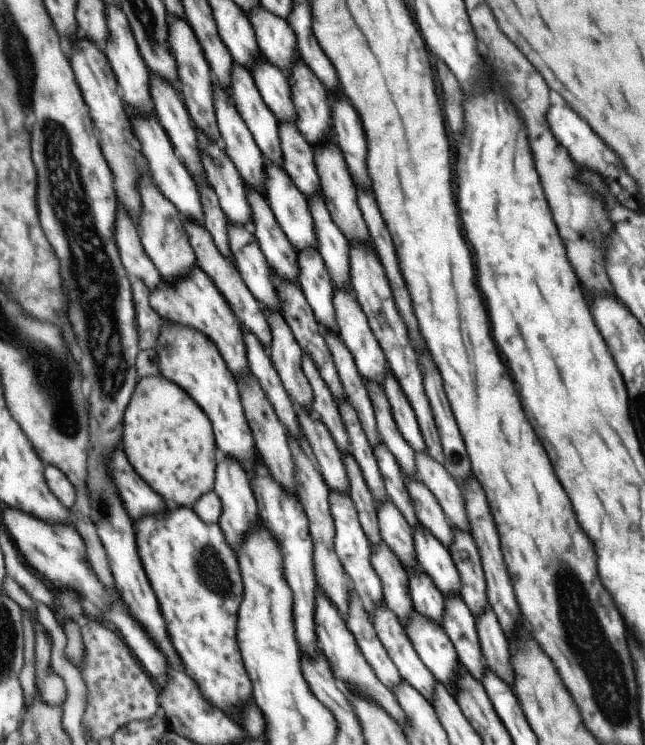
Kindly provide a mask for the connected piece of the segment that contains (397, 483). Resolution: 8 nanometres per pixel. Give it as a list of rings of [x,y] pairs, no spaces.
[[[381,440],[372,448],[384,489],[393,506],[403,515],[407,524],[413,528],[419,524],[412,507],[400,466]]]

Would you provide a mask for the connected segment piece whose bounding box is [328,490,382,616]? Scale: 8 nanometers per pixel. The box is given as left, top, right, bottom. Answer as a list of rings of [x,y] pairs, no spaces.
[[[329,490],[328,503],[333,524],[335,524],[335,554],[349,578],[352,590],[357,593],[367,614],[372,616],[374,608],[382,602],[382,585],[381,579],[370,563],[372,547],[369,538],[362,530],[361,523],[358,521],[358,511],[348,493]]]

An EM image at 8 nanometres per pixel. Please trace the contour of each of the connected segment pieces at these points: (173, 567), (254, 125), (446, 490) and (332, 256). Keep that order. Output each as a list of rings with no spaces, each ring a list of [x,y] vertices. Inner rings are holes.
[[[165,504],[165,509],[155,514],[140,516],[135,521],[135,534],[138,535],[138,553],[145,567],[146,577],[154,594],[159,594],[163,602],[163,614],[171,622],[171,638],[175,640],[175,650],[183,654],[183,670],[191,676],[205,700],[225,714],[233,714],[249,696],[251,682],[243,670],[239,648],[235,642],[235,614],[241,602],[241,578],[233,550],[218,523],[206,523],[187,507]]]
[[[237,63],[233,64],[233,72],[230,74],[229,95],[235,110],[239,113],[245,126],[249,129],[257,148],[262,152],[263,158],[280,166],[282,163],[282,151],[281,139],[278,137],[279,120],[262,98],[254,82],[253,73],[247,70],[243,65]]]
[[[414,451],[414,463],[414,477],[433,494],[450,524],[469,533],[460,484],[425,451]]]
[[[315,193],[312,197],[307,197],[306,201],[312,218],[315,241],[317,241],[315,247],[325,263],[333,288],[347,287],[349,289],[349,242],[340,228],[331,220],[321,194]]]

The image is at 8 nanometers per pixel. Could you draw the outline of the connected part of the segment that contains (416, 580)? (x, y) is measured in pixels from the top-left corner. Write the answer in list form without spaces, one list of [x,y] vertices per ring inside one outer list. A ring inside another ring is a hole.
[[[418,564],[414,569],[407,569],[406,575],[412,608],[429,620],[440,624],[444,596]]]

